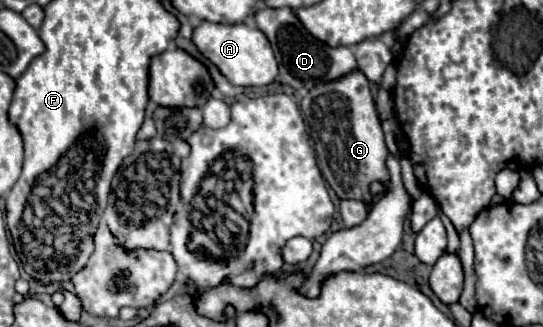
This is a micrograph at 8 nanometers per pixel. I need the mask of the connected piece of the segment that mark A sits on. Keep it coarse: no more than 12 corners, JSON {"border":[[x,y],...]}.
{"border":[[201,21],[191,41],[231,85],[277,77],[271,45],[247,23]]}

